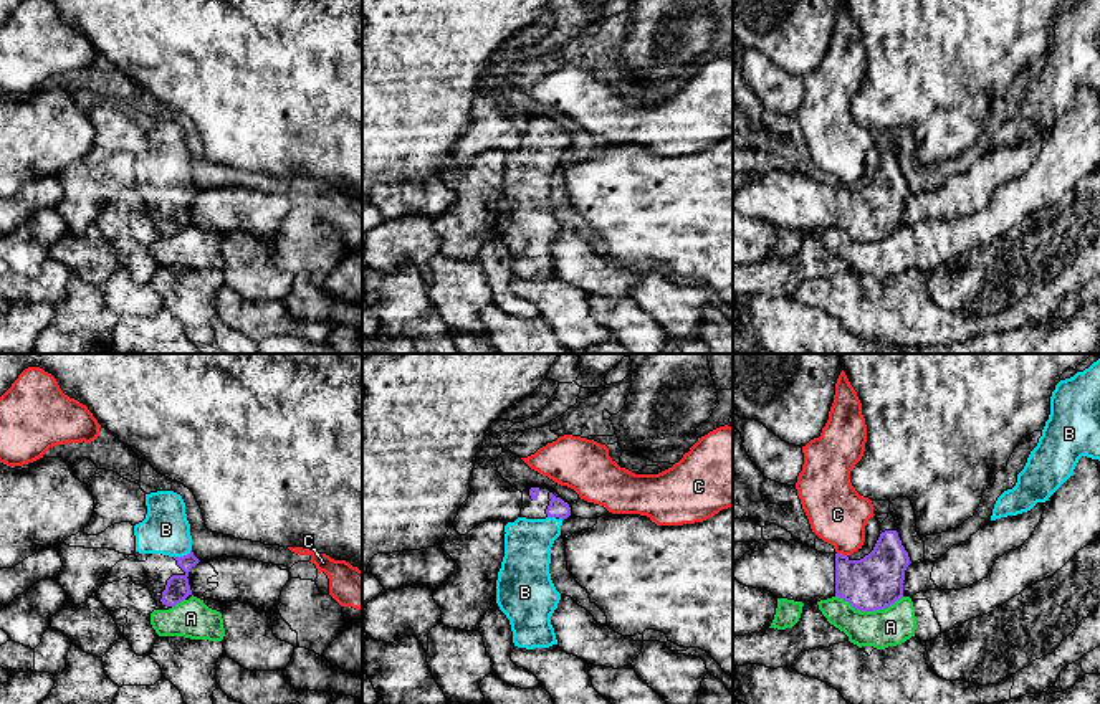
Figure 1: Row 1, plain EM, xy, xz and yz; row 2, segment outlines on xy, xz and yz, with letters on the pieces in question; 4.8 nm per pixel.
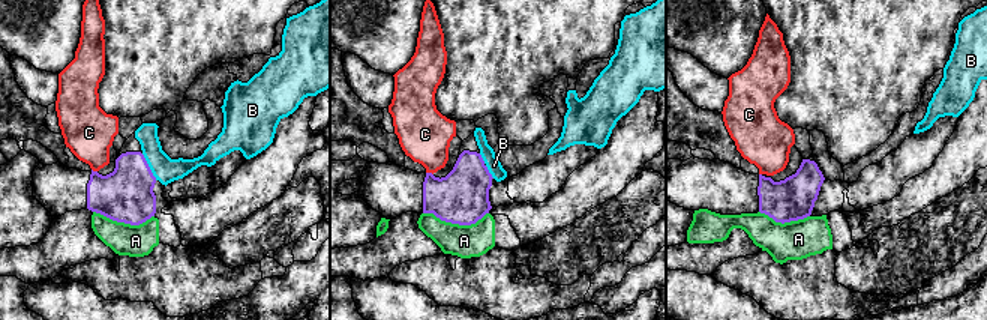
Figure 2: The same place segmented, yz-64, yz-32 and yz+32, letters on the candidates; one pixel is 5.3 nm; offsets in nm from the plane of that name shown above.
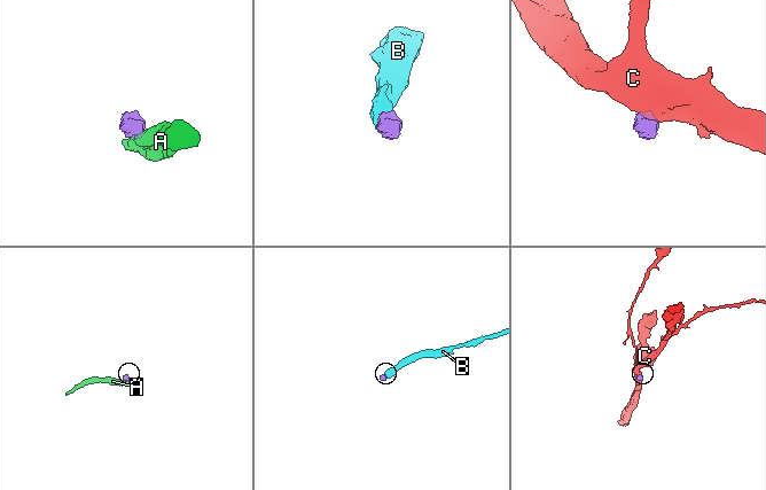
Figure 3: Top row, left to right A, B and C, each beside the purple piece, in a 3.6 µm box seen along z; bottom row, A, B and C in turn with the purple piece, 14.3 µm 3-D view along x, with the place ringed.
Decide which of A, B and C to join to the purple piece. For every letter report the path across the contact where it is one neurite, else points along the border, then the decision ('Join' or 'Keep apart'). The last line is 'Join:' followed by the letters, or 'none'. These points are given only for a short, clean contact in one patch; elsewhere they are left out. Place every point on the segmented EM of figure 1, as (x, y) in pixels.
A: Boundary: yz (836, 595), (860, 610), (884, 610), (902, 597). Keep apart
B: Path across: xy (177, 589), (186, 575), (184, 556), (166, 529). Join
C: Boundary: yz (837, 552), (846, 556). Keep apart
Join: B

